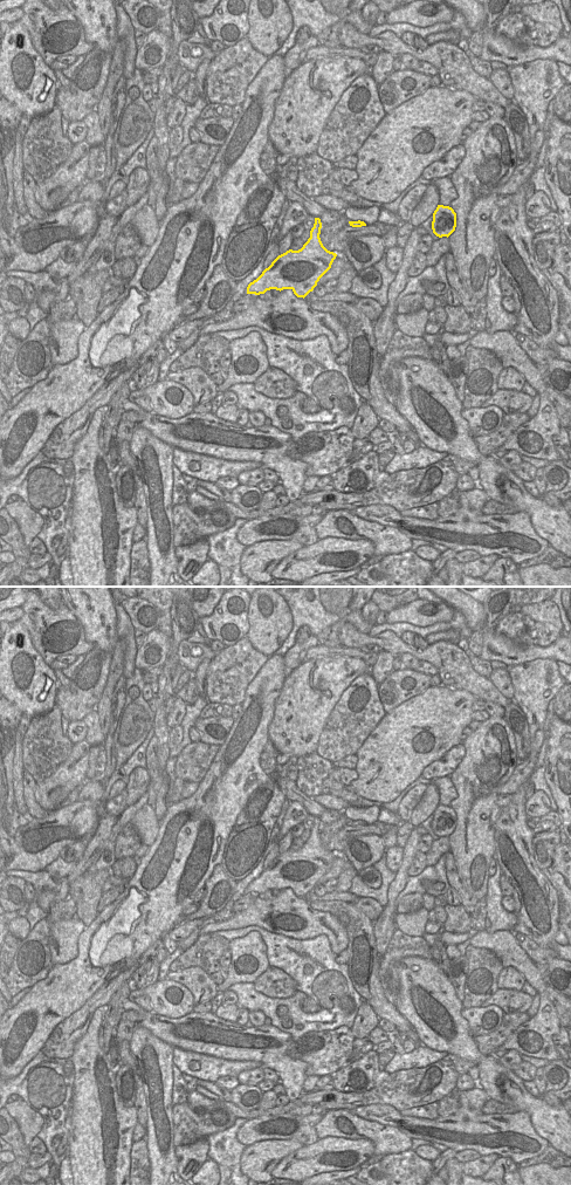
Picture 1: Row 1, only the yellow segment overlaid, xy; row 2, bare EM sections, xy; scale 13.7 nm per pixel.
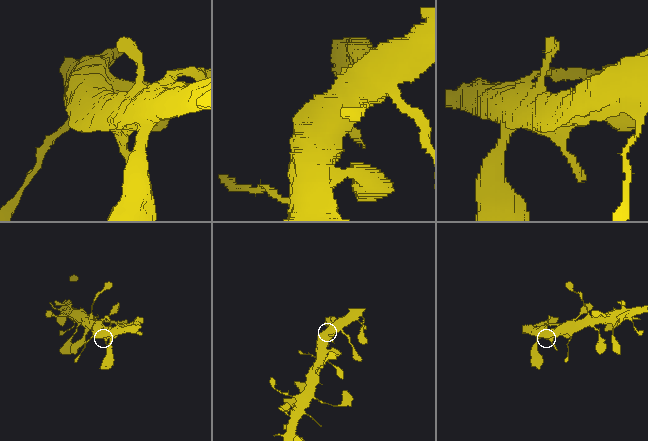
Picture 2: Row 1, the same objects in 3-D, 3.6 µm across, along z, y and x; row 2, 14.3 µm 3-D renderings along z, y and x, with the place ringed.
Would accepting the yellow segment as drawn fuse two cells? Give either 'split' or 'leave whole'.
leave whole

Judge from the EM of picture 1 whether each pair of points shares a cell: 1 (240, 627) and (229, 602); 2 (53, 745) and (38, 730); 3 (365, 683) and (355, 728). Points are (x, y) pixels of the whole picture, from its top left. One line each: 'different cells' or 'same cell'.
1: same cell
2: same cell
3: same cell

